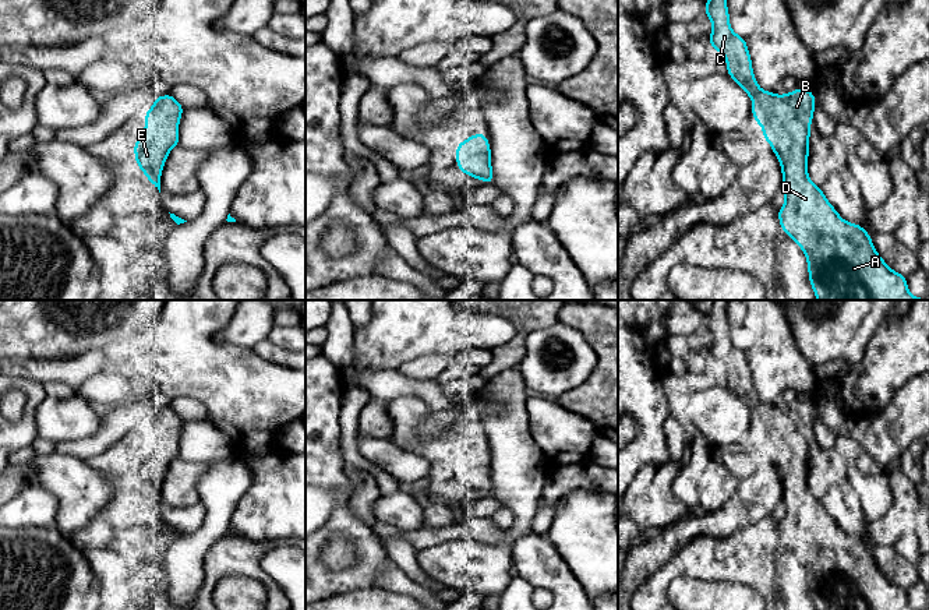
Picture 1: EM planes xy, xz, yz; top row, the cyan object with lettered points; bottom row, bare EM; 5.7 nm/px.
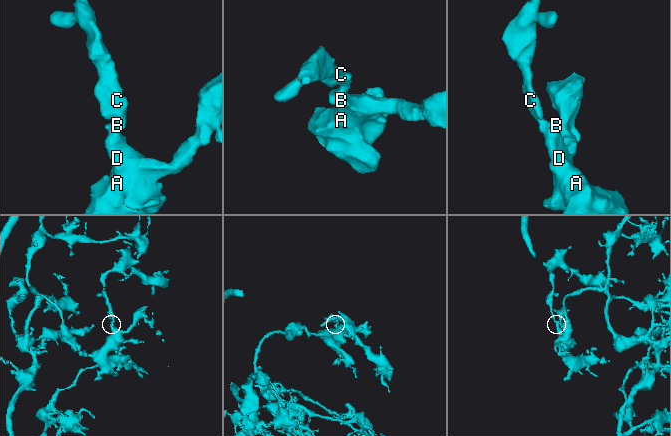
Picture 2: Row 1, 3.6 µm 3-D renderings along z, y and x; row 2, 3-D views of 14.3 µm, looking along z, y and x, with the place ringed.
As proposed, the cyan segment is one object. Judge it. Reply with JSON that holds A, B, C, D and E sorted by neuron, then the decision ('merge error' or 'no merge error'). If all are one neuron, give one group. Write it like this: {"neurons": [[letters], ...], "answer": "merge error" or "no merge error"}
{"neurons": [["A", "B", "C", "D", "E"]], "answer": "no merge error"}

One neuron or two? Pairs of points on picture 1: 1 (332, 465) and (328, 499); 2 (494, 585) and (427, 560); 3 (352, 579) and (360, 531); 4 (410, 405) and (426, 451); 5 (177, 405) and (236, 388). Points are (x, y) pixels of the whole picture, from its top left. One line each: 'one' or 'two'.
1: two
2: one
3: one
4: one
5: two

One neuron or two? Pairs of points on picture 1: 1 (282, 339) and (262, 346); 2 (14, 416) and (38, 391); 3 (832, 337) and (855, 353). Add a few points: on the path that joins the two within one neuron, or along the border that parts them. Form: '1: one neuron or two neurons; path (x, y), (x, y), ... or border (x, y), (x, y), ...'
1: two neurons; border (268, 338), (290, 351)
2: two neurons; border (17, 388), (25, 395), (25, 408), (14, 423)
3: two neurons; border (864, 318), (841, 356)

